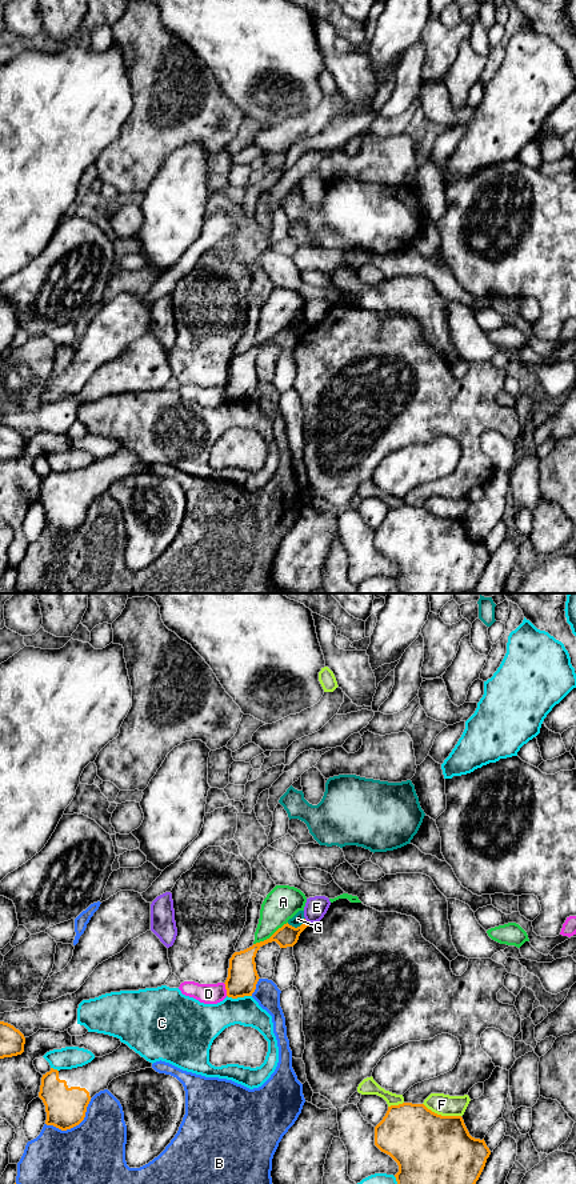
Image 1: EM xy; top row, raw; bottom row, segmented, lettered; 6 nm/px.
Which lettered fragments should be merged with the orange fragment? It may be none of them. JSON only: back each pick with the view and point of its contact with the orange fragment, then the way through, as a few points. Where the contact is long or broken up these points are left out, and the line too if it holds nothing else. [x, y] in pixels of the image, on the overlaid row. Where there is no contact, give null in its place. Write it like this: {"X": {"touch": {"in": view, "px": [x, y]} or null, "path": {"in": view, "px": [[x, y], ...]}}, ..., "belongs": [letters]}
{"belongs": []}

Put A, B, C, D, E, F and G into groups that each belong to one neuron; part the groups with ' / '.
A / B / C / D / E / F / G

